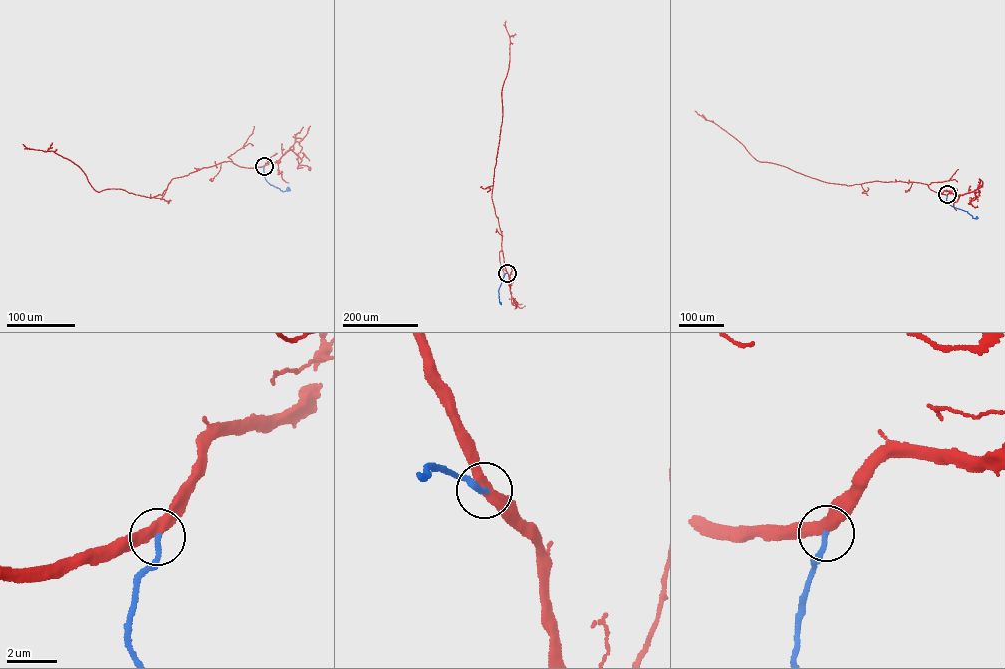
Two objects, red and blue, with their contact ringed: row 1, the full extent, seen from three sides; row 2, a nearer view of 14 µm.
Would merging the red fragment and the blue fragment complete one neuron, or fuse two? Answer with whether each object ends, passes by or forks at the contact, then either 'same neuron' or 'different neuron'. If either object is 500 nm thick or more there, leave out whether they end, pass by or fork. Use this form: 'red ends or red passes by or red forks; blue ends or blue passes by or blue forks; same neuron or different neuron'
red passes by; blue ends; same neuron

